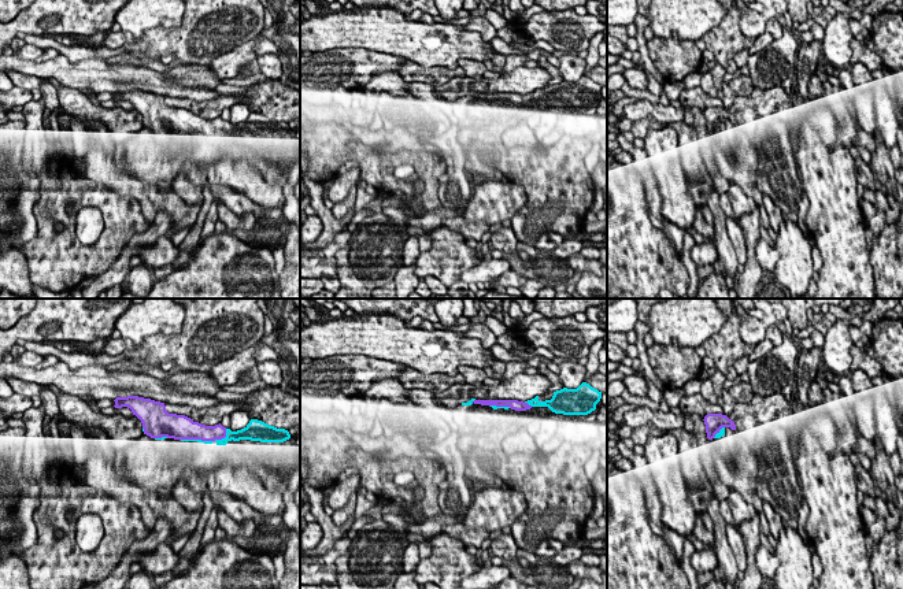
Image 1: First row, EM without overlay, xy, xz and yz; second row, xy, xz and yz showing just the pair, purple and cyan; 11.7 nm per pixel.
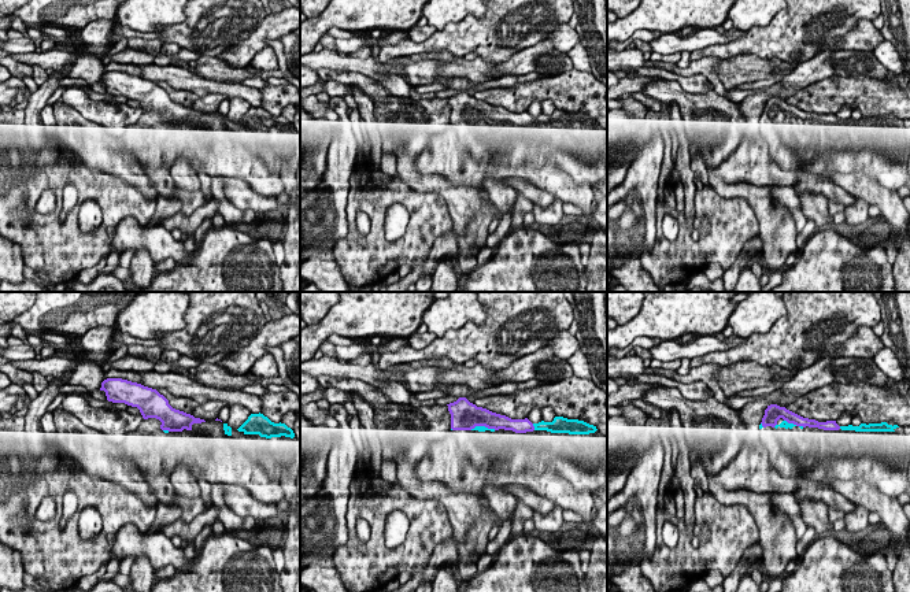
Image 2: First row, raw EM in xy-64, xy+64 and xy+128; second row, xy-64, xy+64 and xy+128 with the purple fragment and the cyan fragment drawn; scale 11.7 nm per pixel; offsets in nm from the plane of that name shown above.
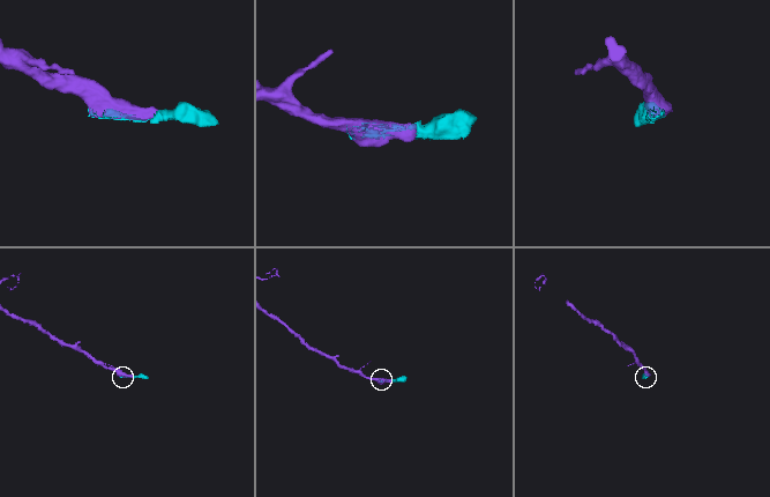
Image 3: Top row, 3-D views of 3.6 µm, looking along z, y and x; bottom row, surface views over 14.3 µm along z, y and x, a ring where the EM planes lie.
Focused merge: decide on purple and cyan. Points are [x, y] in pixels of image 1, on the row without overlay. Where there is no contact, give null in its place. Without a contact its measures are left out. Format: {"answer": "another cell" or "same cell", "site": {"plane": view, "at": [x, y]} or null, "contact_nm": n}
{"answer": "same cell", "site": {"plane": "xy", "at": [206, 133]}, "contact_nm": 550}

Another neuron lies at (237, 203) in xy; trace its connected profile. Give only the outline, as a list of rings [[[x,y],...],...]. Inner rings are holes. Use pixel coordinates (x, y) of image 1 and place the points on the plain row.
[[[210,185],[210,189],[212,196],[218,197],[237,216],[252,212],[256,216],[256,219],[260,219],[266,211],[266,208],[253,203],[245,195],[226,185]]]

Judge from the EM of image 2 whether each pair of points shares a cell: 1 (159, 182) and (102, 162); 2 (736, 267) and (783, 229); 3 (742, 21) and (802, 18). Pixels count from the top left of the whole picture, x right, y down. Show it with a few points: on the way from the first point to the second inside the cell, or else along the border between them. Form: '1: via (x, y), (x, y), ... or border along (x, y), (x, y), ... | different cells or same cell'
1: border along (141, 167), (159, 196) | different cells
2: border along (758, 235), (762, 250) | different cells
3: border along (776, 14), (766, 25), (754, 25), (746, 32) | different cells

